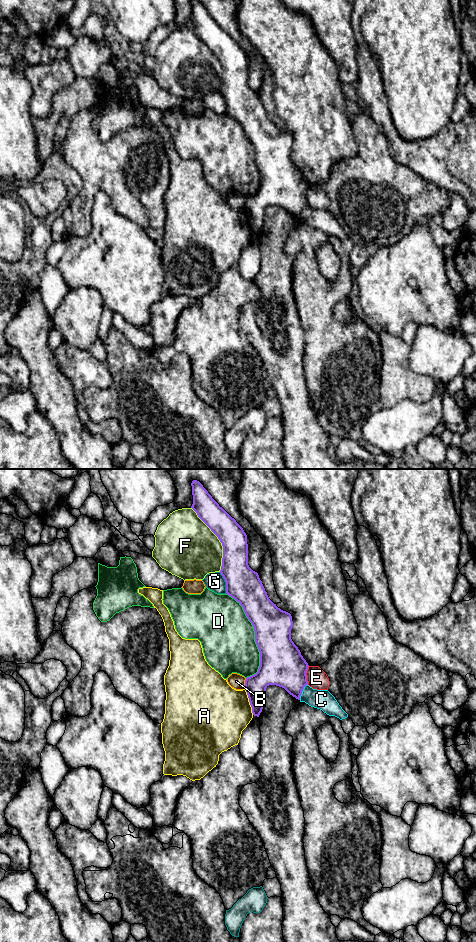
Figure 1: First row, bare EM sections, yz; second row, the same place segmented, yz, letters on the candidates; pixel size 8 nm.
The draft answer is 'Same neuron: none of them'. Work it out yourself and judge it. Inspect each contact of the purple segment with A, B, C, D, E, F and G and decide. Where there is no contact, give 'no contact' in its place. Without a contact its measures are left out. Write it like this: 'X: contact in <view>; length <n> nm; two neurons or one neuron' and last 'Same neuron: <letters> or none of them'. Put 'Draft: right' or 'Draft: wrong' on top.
Draft: right
A: contact in yz; length 240 nm; two neurons
B: contact in yz; length 80 nm; two neurons
C: contact in yz; length 140 nm; two neurons
D: contact in yz; length 700 nm; two neurons
E: contact in yz; length 150 nm; two neurons
F: contact in yz; length 550 nm; two neurons
G: contact in yz; length 190 nm; two neurons
Same neuron: none of them

